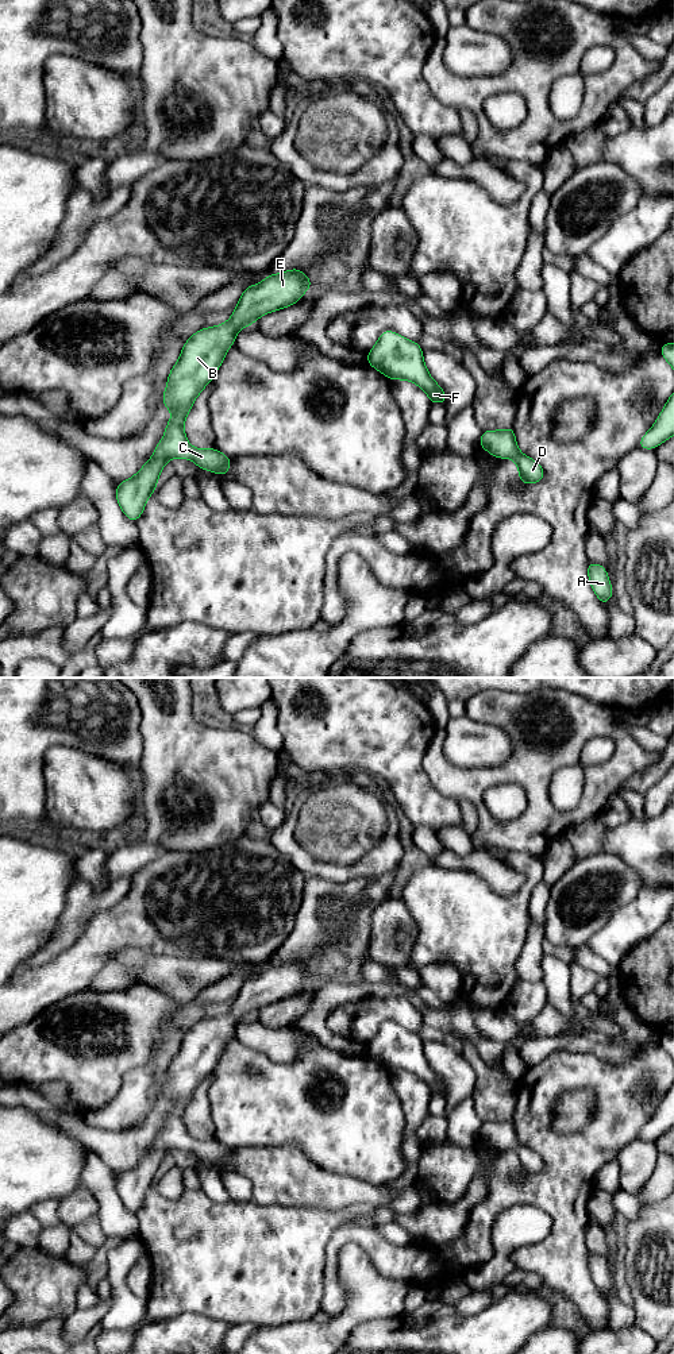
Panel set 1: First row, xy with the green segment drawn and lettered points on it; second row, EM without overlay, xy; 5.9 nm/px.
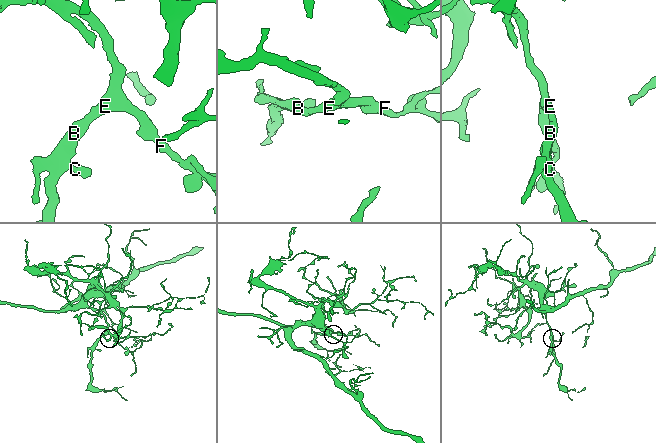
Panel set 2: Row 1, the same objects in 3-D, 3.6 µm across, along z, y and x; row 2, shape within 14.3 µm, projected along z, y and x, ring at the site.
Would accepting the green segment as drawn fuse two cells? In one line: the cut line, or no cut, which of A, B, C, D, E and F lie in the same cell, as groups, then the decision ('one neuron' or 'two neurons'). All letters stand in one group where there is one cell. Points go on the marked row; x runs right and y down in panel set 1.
no cut; A B C D E F; one neuron

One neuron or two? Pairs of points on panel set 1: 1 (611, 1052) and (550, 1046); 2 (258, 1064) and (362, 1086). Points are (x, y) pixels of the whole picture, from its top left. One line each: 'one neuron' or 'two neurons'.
1: one neuron
2: one neuron

